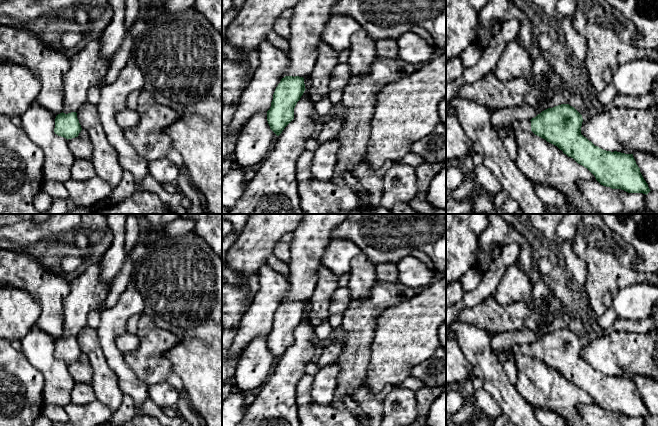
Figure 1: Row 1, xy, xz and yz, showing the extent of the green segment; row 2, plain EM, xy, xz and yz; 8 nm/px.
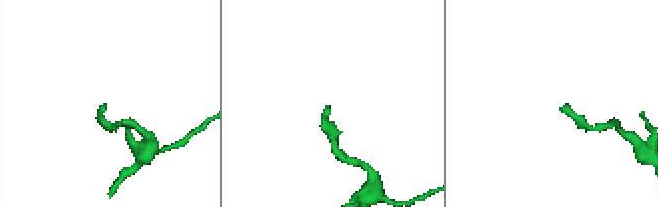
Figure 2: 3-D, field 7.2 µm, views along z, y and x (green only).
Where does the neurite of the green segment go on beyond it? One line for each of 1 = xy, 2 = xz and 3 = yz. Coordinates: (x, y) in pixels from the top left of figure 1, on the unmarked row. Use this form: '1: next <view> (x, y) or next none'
1: next none
2: next xz (311, 238)
3: next yz (525, 349)

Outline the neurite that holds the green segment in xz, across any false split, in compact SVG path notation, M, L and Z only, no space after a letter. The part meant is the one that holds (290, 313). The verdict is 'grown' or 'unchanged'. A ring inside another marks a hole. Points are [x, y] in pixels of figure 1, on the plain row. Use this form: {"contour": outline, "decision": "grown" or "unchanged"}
{"contour": "M305 214L293 231L291 243L291 262L287 281L290 290L287 299L281 303L275 313L271 331L267 335L270 353L279 360L284 352L294 343L294 332L305 313L304 300L312 296L317 280L318 269L323 265L322 257L331 242L330 233L347 217L347 214Z", "decision": "grown"}

